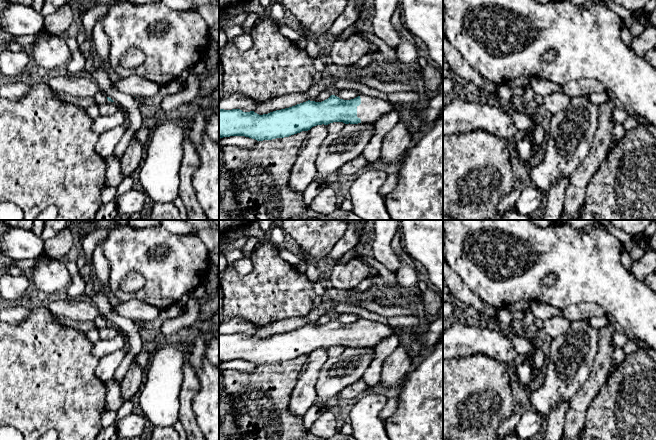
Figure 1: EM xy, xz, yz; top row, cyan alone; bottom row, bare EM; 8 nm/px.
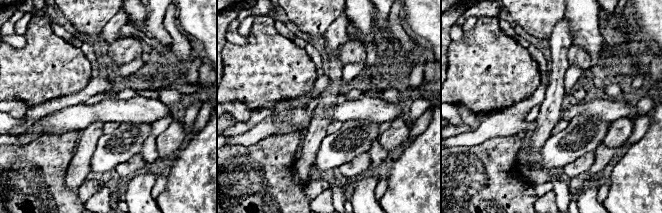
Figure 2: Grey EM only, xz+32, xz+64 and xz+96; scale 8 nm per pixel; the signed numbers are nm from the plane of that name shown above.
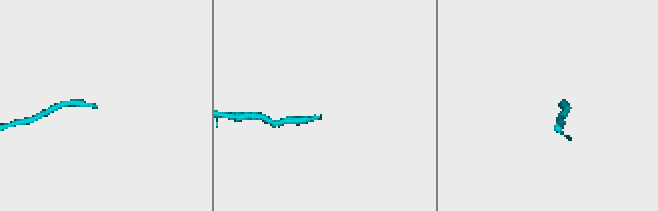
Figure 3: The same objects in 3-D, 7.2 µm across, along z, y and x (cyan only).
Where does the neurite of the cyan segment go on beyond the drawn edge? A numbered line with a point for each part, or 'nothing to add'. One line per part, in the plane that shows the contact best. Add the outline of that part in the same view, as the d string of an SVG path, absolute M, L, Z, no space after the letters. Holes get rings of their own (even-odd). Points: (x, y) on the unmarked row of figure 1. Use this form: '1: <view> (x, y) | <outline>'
1: xz (371, 333) | M360 319L361 328L357 330L357 341L362 348L375 348L383 339L395 332L392 327L371 320Z

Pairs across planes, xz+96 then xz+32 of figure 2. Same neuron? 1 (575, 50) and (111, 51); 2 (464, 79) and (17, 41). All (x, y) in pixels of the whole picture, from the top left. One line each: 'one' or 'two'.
1: one
2: two

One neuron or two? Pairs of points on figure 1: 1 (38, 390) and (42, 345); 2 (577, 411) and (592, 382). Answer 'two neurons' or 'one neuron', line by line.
1: one neuron
2: one neuron

